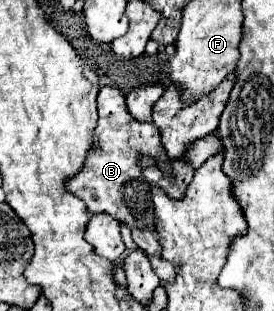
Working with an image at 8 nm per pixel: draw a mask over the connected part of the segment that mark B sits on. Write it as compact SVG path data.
M102 87L98 93L98 127L94 131L96 137L96 147L90 151L86 167L82 169L82 173L78 173L74 179L66 181L66 189L76 195L78 199L82 199L86 203L88 213L92 215L100 215L106 213L110 217L114 217L118 223L126 225L128 229L154 229L156 225L156 217L154 217L154 203L152 203L152 187L146 183L144 175L142 175L142 167L140 167L140 157L150 157L154 159L156 167L172 177L172 161L164 161L166 159L166 151L160 143L160 133L156 129L154 123L138 123L128 111L126 111L126 103L124 103L124 93L120 89L114 87Z

